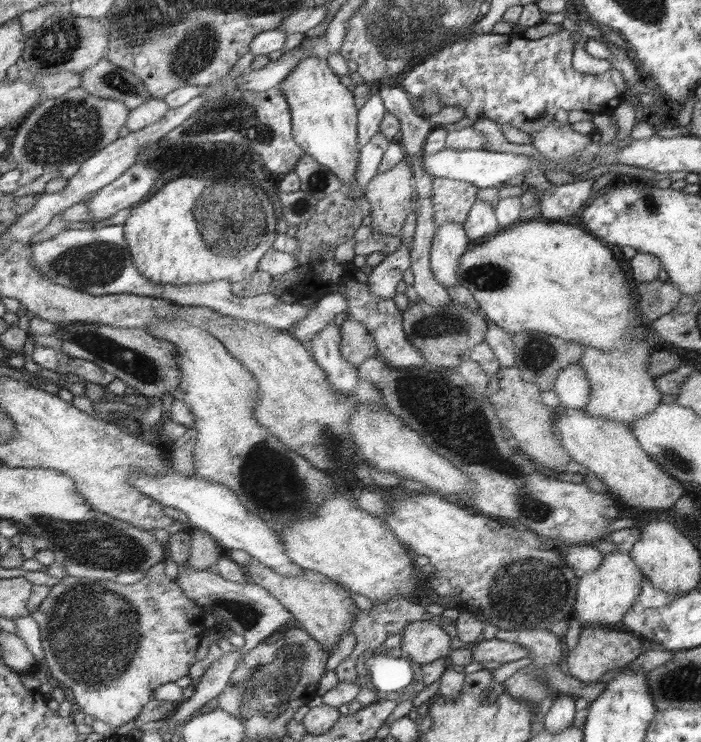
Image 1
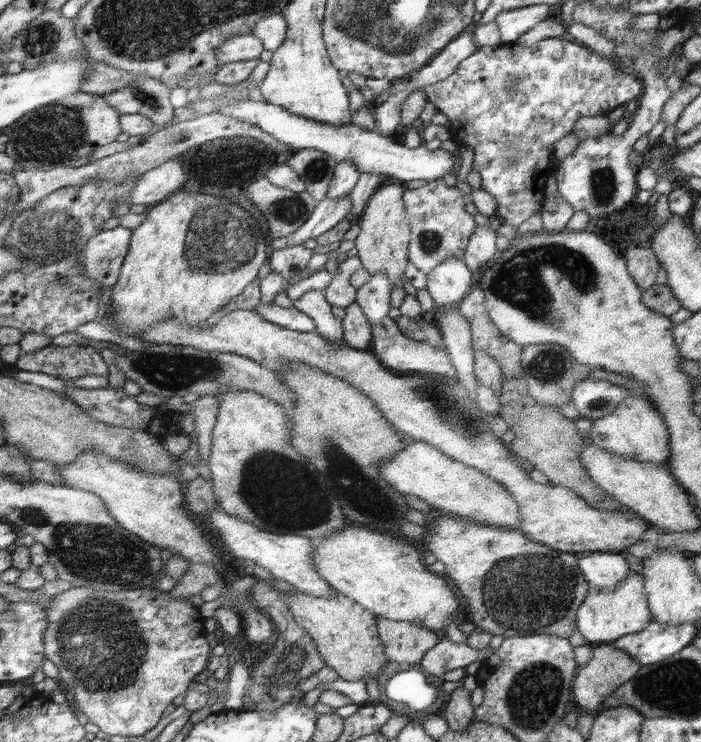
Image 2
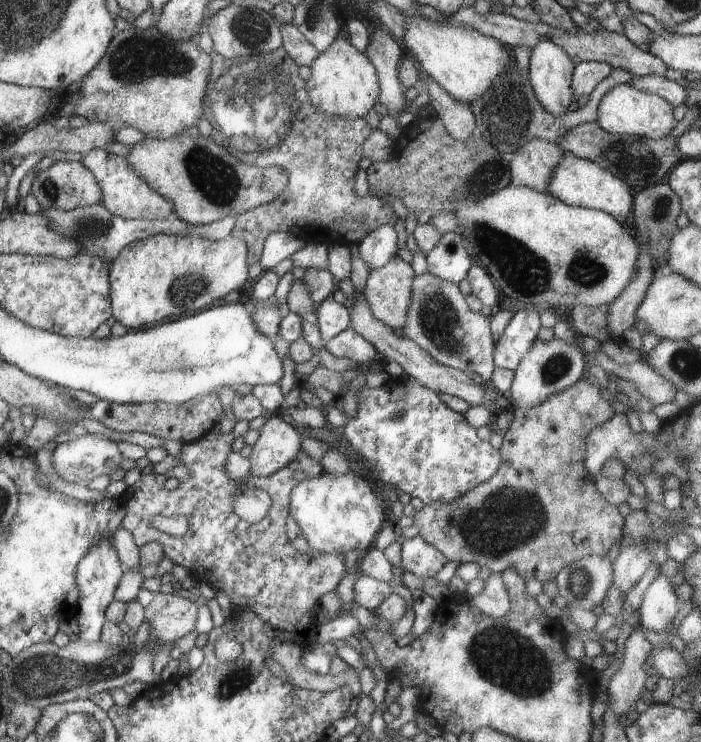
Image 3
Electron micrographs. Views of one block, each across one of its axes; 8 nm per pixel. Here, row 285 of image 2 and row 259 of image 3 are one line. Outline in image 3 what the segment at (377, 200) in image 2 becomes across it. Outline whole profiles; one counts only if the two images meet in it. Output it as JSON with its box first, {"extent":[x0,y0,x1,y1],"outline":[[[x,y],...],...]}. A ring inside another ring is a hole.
{"extent":[364,256,414,332],"outline":[[[394,256],[386,266],[370,270],[364,286],[364,298],[368,302],[373,315],[392,330],[399,332],[408,320],[408,310],[412,306],[412,291],[414,290],[414,272],[410,264],[400,257]]]}

